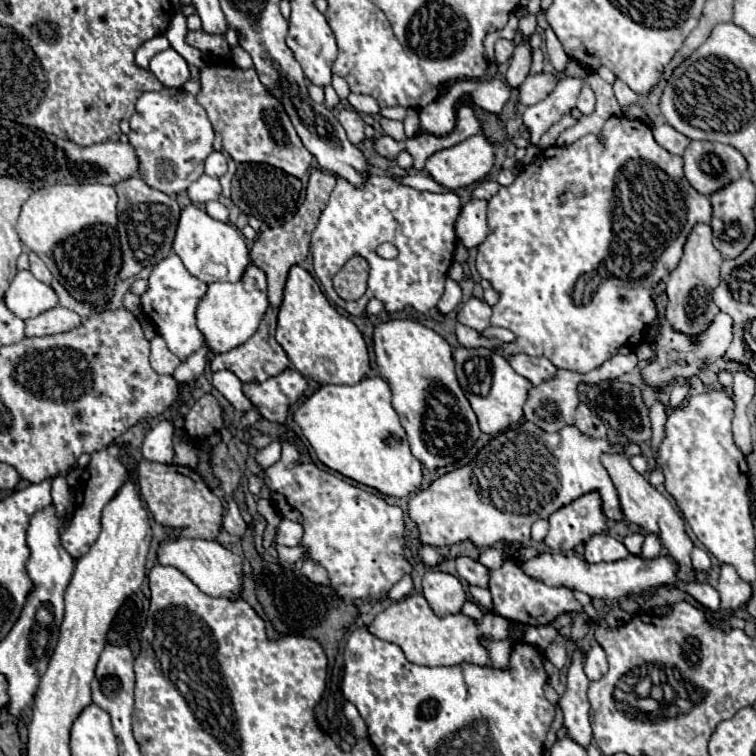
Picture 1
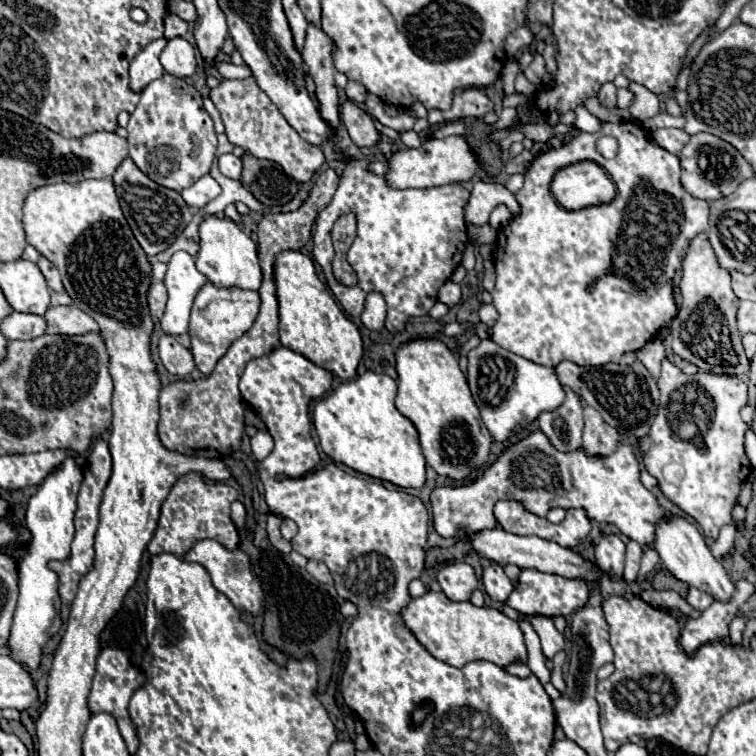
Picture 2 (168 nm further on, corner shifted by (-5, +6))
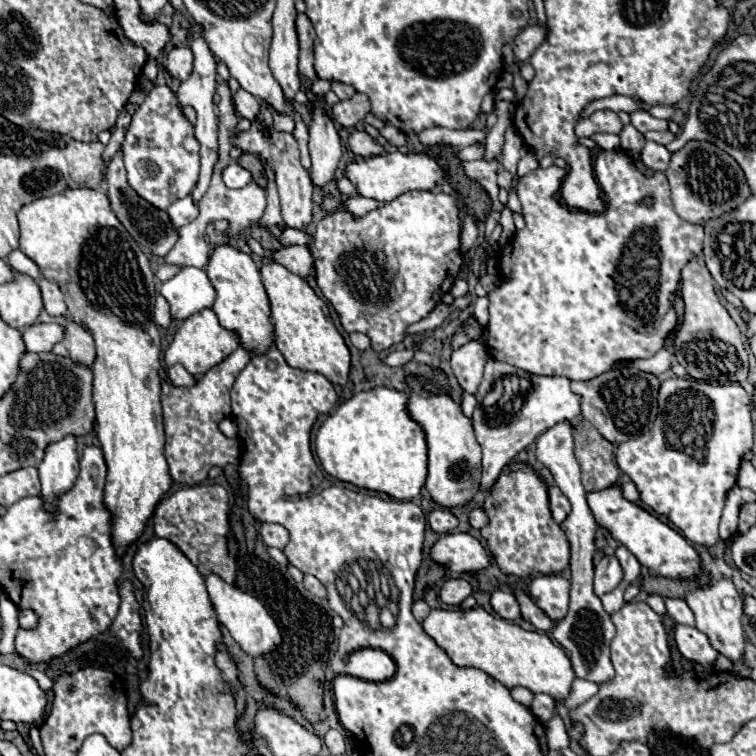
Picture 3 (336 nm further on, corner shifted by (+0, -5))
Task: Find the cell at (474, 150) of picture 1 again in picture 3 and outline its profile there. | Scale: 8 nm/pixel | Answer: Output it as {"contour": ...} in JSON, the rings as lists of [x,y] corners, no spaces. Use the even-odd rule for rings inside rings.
{"contour":[[[393,152],[393,154],[381,154],[381,156],[371,156],[365,160],[349,162],[343,170],[343,176],[353,182],[359,196],[391,202],[393,198],[397,198],[409,190],[431,190],[431,188],[435,188],[437,180],[445,178],[445,172],[427,154]]]}

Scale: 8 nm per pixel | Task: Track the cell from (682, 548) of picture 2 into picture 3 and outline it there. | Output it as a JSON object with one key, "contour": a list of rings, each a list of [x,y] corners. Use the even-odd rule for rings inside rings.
{"contour":[[[723,578],[721,582],[713,582],[705,588],[697,588],[695,592],[687,594],[687,604],[695,614],[695,628],[707,634],[711,640],[713,648],[727,656],[731,662],[743,660],[745,654],[745,638],[743,638],[743,626],[741,626],[741,616],[743,616],[743,600],[739,592],[735,590],[733,582]]]}

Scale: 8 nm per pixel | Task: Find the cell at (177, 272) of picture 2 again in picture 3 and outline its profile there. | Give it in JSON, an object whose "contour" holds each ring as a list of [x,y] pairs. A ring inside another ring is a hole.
{"contour":[[[185,266],[177,276],[163,282],[161,294],[171,304],[173,320],[185,320],[215,302],[215,288],[207,280],[205,270]]]}

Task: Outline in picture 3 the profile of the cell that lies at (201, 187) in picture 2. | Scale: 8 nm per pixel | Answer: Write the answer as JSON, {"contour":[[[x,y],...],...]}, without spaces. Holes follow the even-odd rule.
{"contour":[[[187,196],[187,198],[181,198],[181,200],[173,202],[173,204],[167,208],[167,214],[169,214],[169,218],[171,218],[173,228],[181,228],[181,226],[185,226],[185,224],[189,224],[191,220],[197,218],[199,208],[197,208],[197,204],[193,204],[191,196]]]}

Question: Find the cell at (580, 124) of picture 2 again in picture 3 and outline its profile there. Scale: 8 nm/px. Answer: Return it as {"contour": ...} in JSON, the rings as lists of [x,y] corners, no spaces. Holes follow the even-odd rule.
{"contour":[[[595,134],[593,140],[595,140],[597,146],[603,148],[603,150],[615,150],[615,148],[621,148],[621,146],[619,146],[619,136],[615,136],[615,134]]]}

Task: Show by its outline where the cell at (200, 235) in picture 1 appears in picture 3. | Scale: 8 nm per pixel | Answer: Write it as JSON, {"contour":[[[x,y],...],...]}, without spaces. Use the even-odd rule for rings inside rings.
{"contour":[[[229,244],[217,246],[211,254],[211,260],[207,264],[207,276],[211,284],[217,290],[217,300],[213,304],[213,312],[219,318],[219,324],[225,330],[231,330],[237,334],[239,344],[249,350],[251,354],[263,354],[269,350],[269,346],[275,342],[275,326],[271,322],[271,304],[267,298],[267,292],[261,284],[259,270],[251,256],[231,248]]]}

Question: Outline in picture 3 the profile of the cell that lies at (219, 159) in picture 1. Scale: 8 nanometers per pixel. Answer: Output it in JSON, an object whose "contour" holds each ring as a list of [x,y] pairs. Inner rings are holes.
{"contour":[[[231,162],[225,170],[223,170],[223,182],[229,188],[243,188],[253,180],[251,172],[247,172],[245,168],[241,168],[237,162]]]}

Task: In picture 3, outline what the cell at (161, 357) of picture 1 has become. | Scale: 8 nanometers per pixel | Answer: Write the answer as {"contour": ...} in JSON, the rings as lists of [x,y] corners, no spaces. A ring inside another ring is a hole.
{"contour":[[[175,364],[175,366],[167,368],[167,374],[169,374],[169,380],[171,380],[175,386],[195,386],[195,384],[197,384],[195,376],[191,376],[181,364]]]}

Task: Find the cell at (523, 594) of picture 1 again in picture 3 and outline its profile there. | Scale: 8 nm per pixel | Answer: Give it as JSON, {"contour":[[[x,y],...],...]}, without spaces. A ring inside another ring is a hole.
{"contour":[[[561,574],[535,576],[529,584],[529,594],[531,600],[555,622],[561,620],[569,610],[569,586],[569,580]]]}

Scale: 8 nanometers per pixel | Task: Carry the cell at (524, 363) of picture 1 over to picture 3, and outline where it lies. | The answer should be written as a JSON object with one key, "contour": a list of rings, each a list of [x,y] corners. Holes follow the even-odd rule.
{"contour":[[[621,366],[611,368],[587,382],[573,382],[571,388],[575,394],[583,396],[583,418],[589,420],[605,440],[609,440],[611,444],[621,444],[625,440],[641,436],[641,432],[651,430],[651,424],[657,416],[659,384],[659,378],[653,374],[641,372],[631,366]]]}

